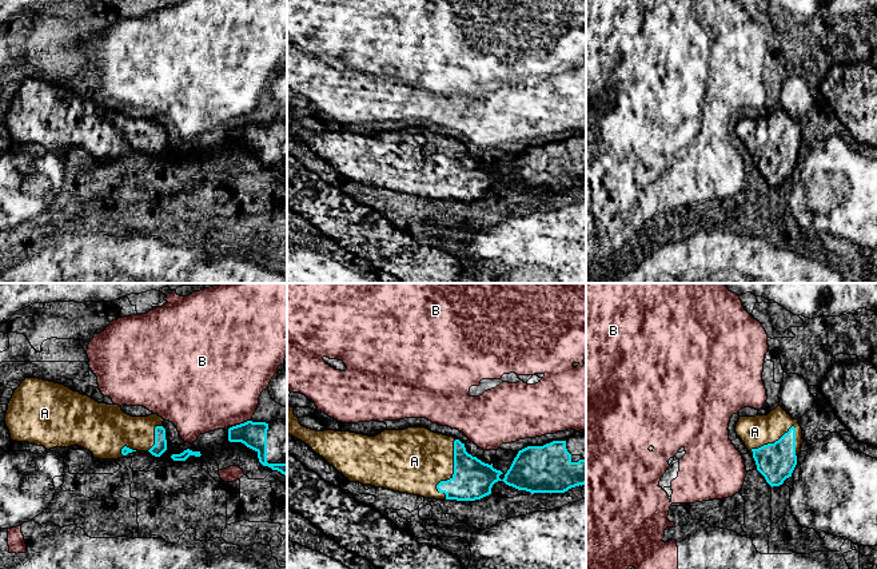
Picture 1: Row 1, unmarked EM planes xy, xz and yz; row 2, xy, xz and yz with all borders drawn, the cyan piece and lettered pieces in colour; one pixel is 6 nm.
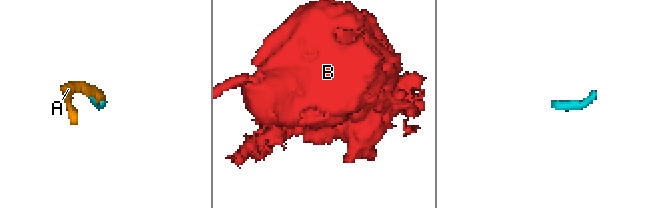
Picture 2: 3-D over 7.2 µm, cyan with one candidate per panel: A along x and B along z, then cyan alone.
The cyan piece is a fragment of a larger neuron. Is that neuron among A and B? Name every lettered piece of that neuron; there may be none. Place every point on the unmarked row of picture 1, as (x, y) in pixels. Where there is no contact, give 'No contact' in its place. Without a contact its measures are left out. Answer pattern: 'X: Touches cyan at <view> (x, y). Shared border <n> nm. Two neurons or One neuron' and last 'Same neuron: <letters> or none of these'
A: Touches cyan at yz (772, 144). Shared border 320 nm. One neuron
B: Touches cyan at xy (240, 124). Shared border 120 nm. Two neurons
Same neuron: A

